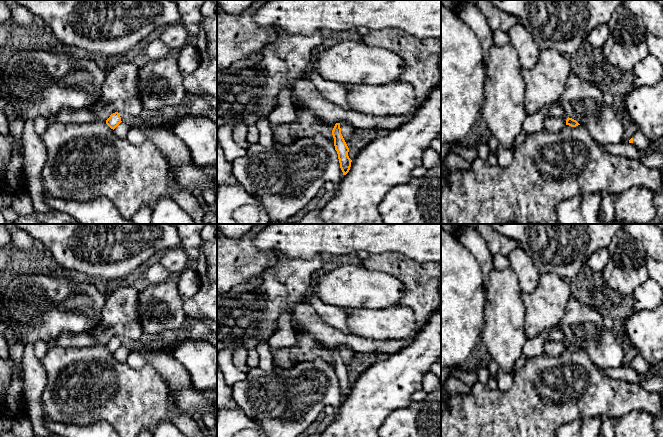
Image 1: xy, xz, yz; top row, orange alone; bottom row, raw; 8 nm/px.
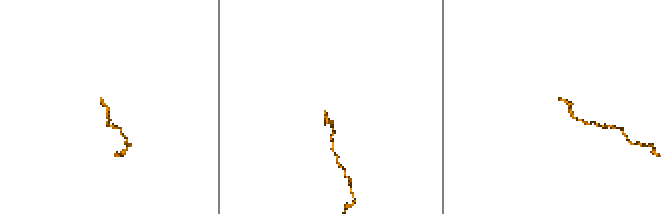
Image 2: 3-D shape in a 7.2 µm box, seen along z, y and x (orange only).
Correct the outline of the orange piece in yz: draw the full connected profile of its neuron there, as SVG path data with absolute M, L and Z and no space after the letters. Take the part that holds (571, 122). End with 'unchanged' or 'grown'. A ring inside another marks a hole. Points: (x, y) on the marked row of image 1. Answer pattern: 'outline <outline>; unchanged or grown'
outline M554 103L548 109L545 111L547 116L555 116L558 118L563 119L566 122L566 125L569 125L571 127L576 127L580 125L576 120L569 118L564 111L563 107L560 105L560 103Z; grown

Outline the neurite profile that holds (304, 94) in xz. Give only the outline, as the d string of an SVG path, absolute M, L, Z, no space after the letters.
M307 77L295 82L291 101L298 108L312 111L321 122L327 124L347 122L355 130L366 132L374 129L378 132L387 132L404 124L404 116L372 116L352 109L343 109L322 97Z

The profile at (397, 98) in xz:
M407 82L354 85L347 92L349 108L372 116L404 116L417 110L415 91Z

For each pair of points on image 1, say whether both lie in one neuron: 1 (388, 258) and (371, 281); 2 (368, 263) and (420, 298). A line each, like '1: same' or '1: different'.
1: different
2: same

